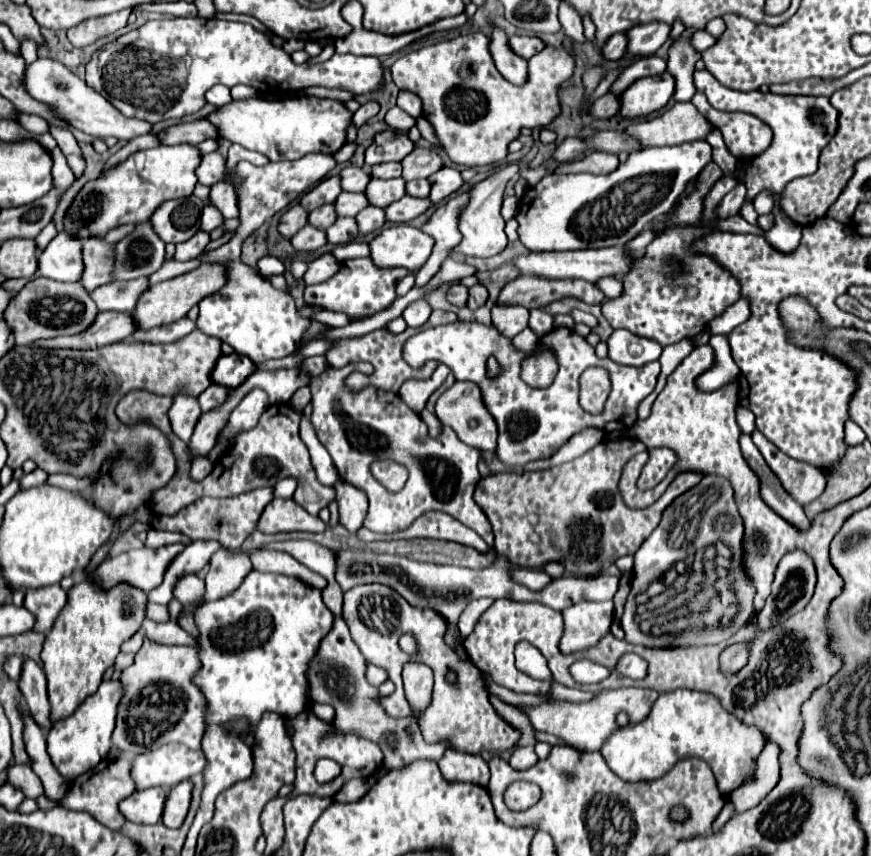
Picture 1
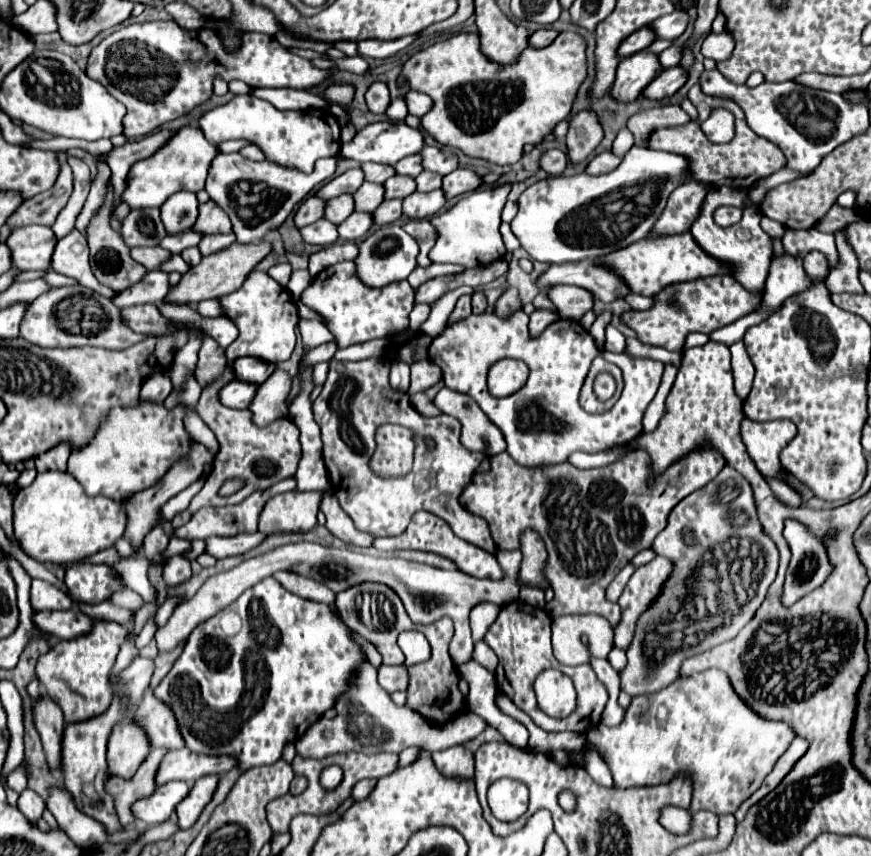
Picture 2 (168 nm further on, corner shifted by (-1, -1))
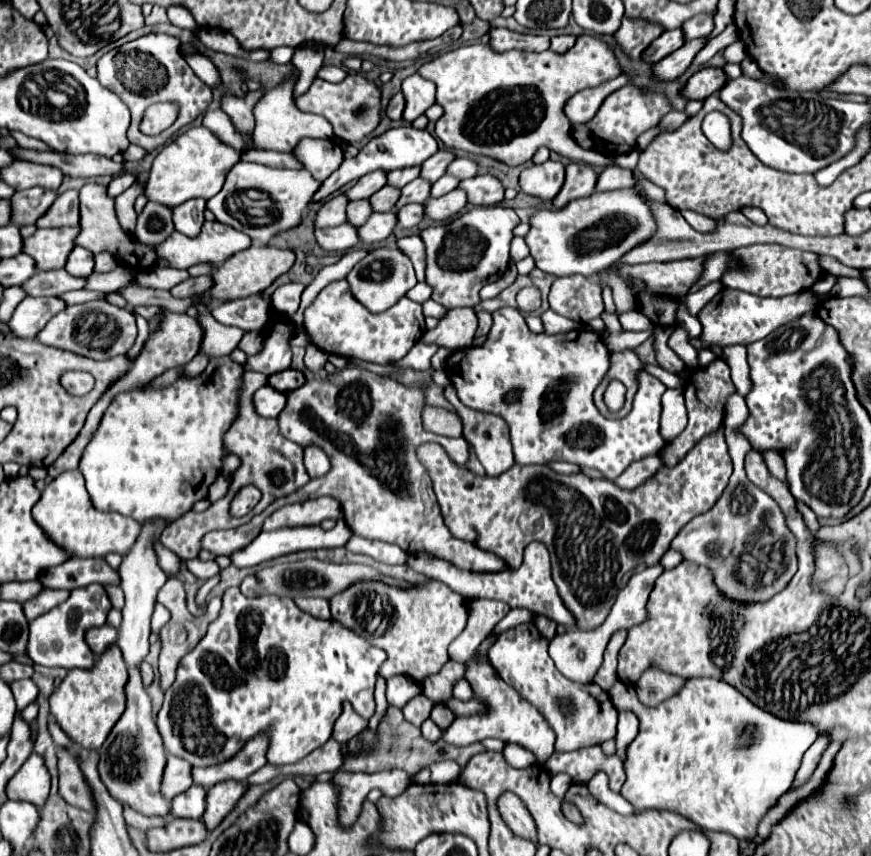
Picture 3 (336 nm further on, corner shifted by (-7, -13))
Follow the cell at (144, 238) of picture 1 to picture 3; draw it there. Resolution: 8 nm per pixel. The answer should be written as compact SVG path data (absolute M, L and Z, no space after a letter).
M149 201L145 205L145 209L141 211L141 215L137 217L137 229L135 229L137 239L143 243L149 243L149 245L155 245L155 243L161 243L163 239L167 239L167 235L171 235L171 231L175 231L171 207Z

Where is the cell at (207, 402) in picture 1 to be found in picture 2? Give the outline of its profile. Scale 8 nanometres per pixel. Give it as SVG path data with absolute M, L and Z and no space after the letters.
M229 381L225 387L221 387L219 391L219 399L225 407L231 409L247 409L249 399L253 399L253 391L257 389L257 385L249 385L243 381Z

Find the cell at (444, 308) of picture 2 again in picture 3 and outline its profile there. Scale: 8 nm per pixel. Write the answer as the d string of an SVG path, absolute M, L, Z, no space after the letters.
M427 299L425 303L423 303L423 315L425 317L443 317L447 313L447 309L443 309L443 307L439 307L433 299Z

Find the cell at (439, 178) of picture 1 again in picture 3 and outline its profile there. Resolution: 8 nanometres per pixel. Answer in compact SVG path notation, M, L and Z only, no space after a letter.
M477 175L463 179L461 189L467 191L471 205L499 205L505 199L505 189L501 181L493 175Z

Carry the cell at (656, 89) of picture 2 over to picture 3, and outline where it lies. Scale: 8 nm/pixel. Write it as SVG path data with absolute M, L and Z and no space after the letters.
M703 67L697 71L689 81L687 87L683 89L683 95L687 99L707 99L709 95L717 93L725 83L729 81L727 73L719 67Z

